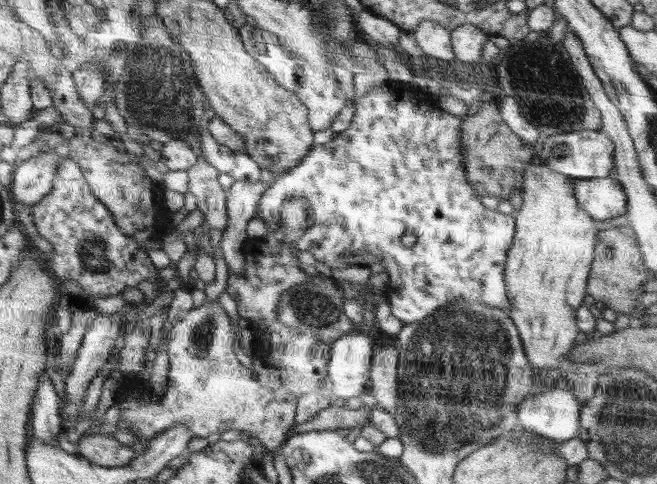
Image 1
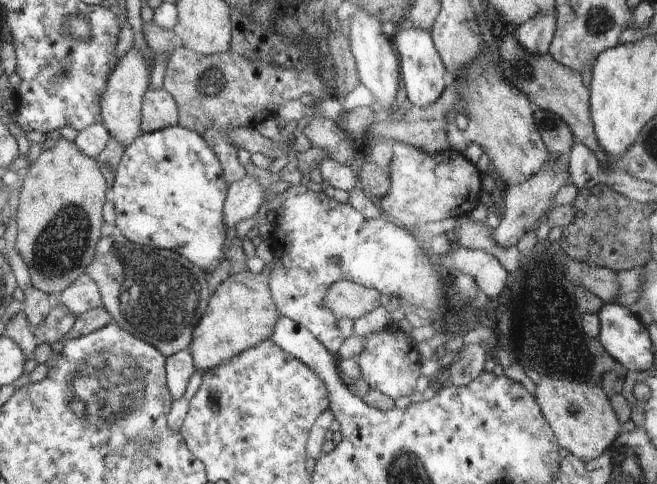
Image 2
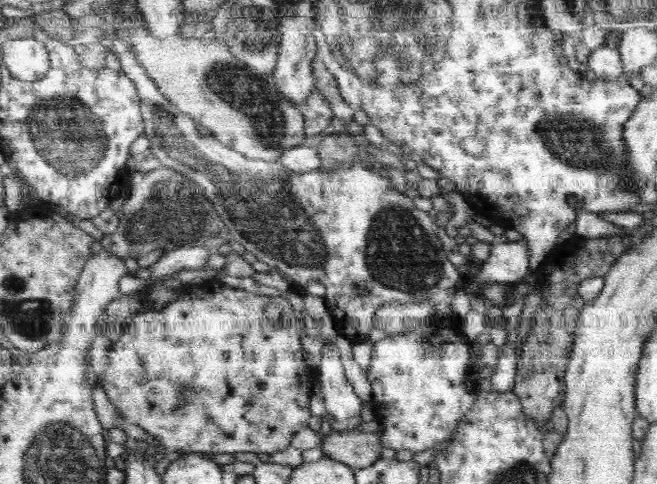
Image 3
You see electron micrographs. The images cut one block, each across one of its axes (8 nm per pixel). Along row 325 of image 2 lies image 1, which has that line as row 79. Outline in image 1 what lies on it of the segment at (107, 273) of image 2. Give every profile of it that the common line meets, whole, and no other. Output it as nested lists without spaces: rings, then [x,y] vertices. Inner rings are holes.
[[[151,16],[150,26],[141,24],[139,27],[141,41],[131,47],[118,83],[110,91],[105,91],[102,99],[114,102],[127,126],[136,124],[138,130],[161,143],[182,140],[192,148],[197,161],[187,170],[188,190],[196,197],[197,209],[204,214],[206,230],[215,228],[222,231],[228,224],[227,190],[218,183],[219,170],[204,159],[200,143],[200,128],[207,123],[206,96],[198,86],[190,55],[173,42],[162,17]]]

